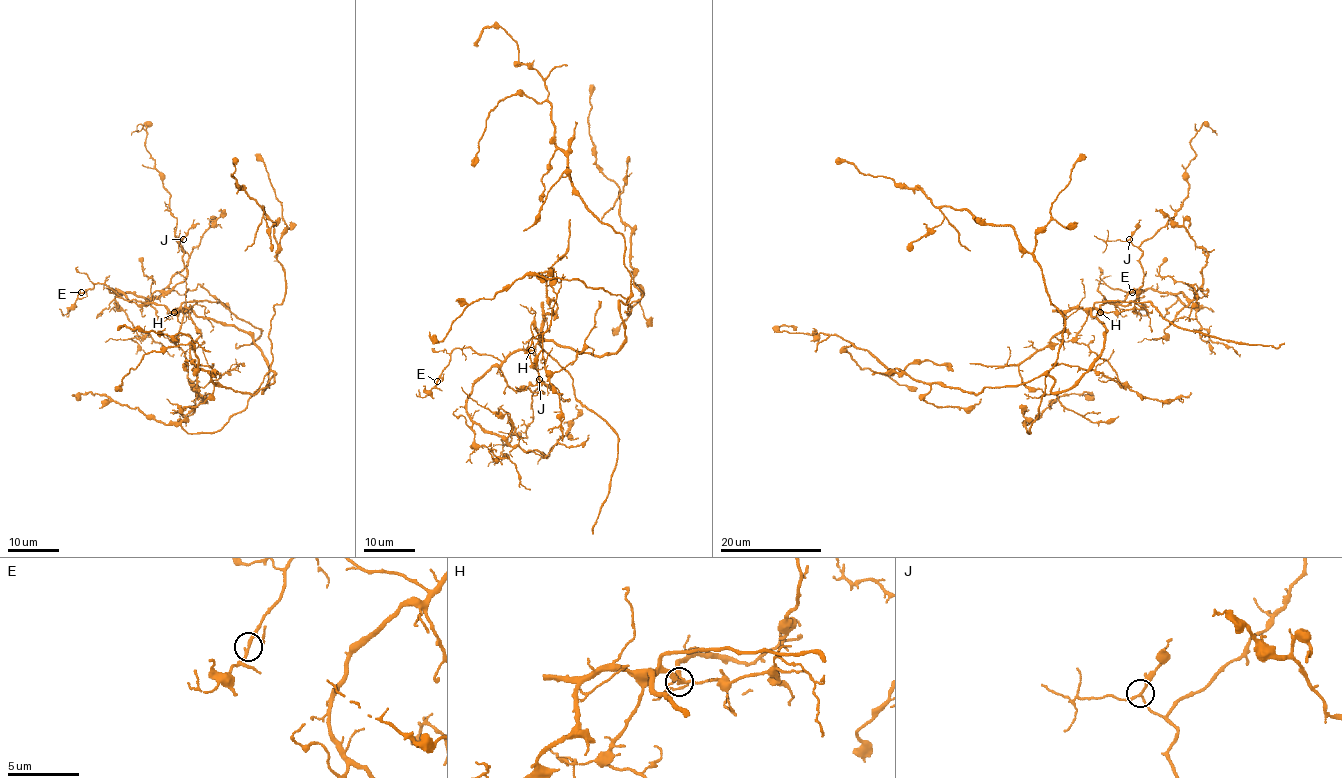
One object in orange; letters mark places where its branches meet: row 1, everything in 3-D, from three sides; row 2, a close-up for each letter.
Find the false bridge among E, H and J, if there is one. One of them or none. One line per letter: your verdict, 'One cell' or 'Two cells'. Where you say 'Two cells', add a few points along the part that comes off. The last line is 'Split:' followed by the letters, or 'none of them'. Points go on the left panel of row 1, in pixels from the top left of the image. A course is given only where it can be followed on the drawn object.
E: One cell
H: One cell
J: One cell
Split: none of them

